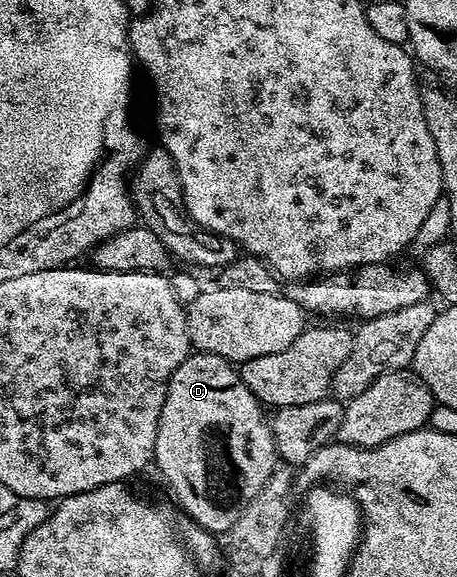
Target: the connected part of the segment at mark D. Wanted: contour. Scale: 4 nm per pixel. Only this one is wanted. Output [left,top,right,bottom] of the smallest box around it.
[153,352,276,536]

